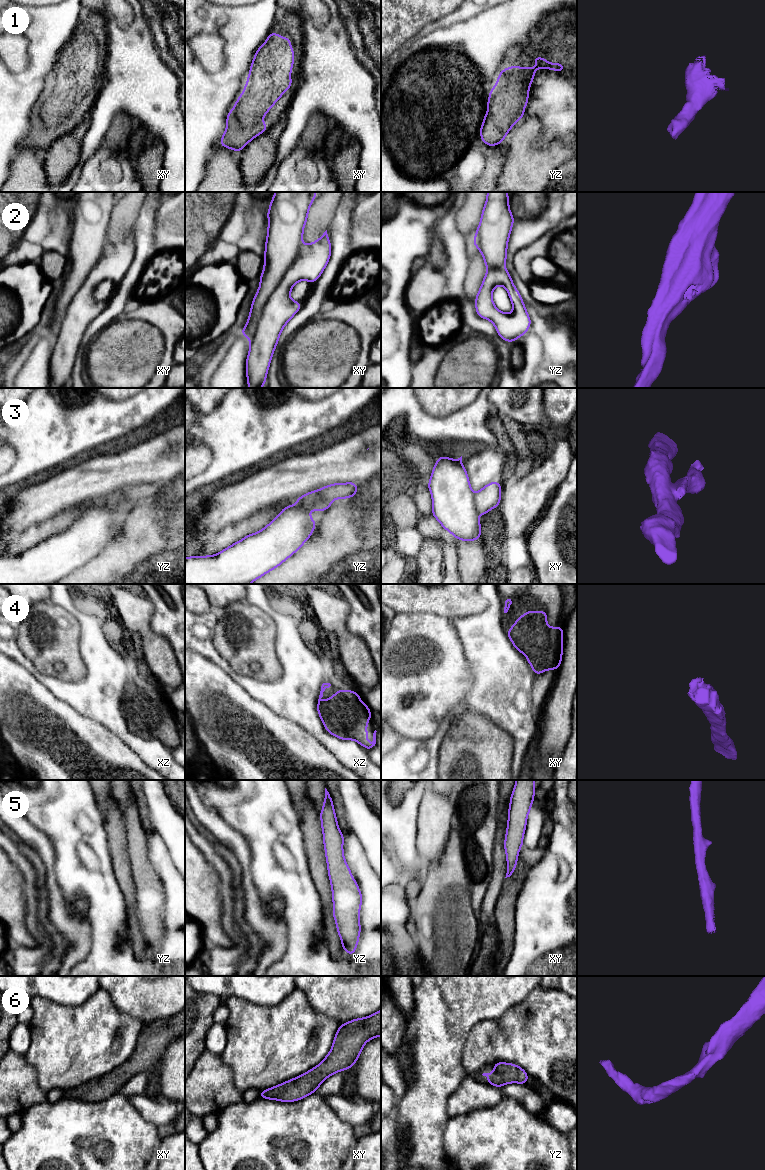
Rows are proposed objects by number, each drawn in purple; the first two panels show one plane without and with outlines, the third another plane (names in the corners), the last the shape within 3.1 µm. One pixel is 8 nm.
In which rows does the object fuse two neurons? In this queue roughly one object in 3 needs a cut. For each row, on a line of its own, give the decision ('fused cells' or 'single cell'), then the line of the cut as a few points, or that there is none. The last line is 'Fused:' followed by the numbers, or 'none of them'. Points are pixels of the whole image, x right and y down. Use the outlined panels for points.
1: single cell | no cut
2: fused cells | xy (300, 250), (296, 259), (268, 299), (255, 331), (248, 338)
3: fused cells | yz (297, 503), (313, 509)
4: single cell | no cut
5: single cell | no cut
6: single cell | no cut
Fused: 2, 3

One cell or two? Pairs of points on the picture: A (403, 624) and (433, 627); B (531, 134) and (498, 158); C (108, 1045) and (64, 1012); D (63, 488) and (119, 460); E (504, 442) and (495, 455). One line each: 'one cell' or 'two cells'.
A: one cell
B: two cells
C: one cell
D: one cell
E: two cells

